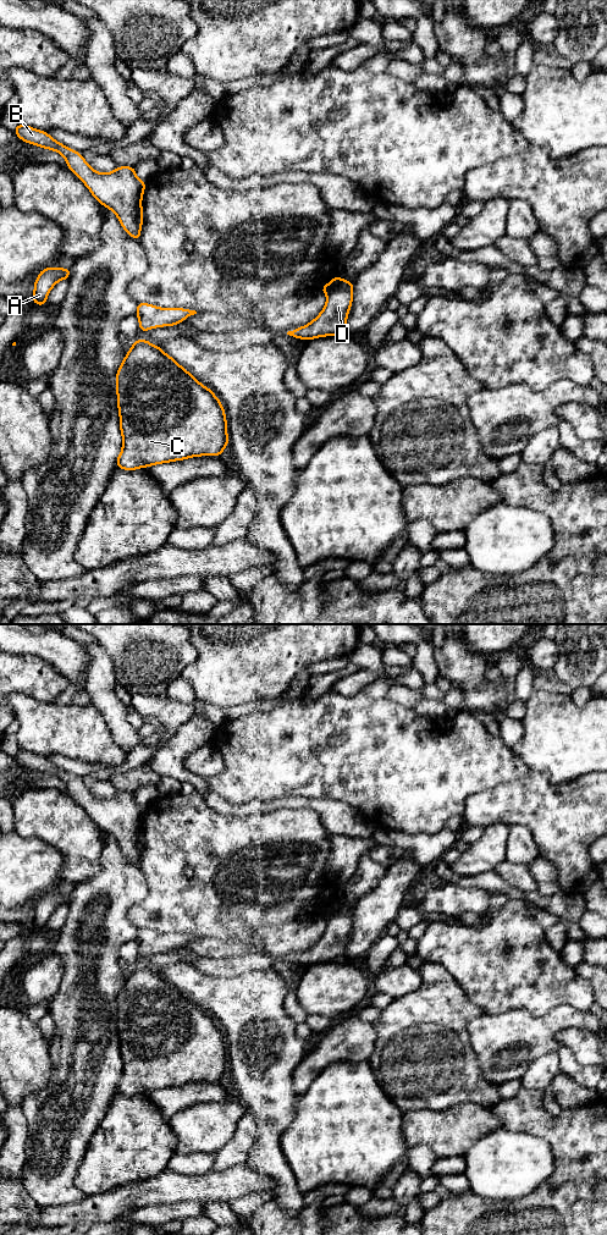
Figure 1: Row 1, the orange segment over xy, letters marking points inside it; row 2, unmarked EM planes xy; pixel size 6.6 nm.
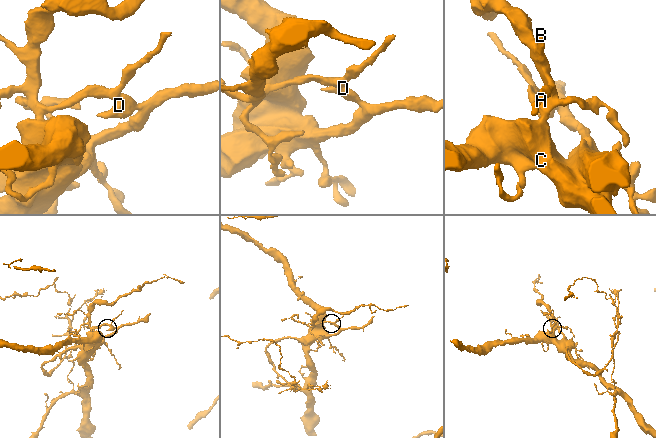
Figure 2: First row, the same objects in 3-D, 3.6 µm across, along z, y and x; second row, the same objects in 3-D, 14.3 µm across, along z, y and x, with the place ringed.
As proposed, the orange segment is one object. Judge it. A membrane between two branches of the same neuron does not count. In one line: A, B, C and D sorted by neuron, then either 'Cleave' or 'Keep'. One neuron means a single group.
Groups: A B C / D. Cleave

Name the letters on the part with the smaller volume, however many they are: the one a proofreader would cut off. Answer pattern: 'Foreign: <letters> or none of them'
Foreign: D

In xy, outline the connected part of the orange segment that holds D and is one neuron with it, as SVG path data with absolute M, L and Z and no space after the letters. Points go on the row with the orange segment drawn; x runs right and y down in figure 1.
M340 280L327 294L321 313L308 325L288 331L287 335L305 341L324 336L347 336L346 321L353 302L353 282Z

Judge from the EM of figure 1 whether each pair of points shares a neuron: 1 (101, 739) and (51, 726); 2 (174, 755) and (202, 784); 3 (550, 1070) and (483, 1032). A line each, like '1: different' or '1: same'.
1: same
2: same
3: different

